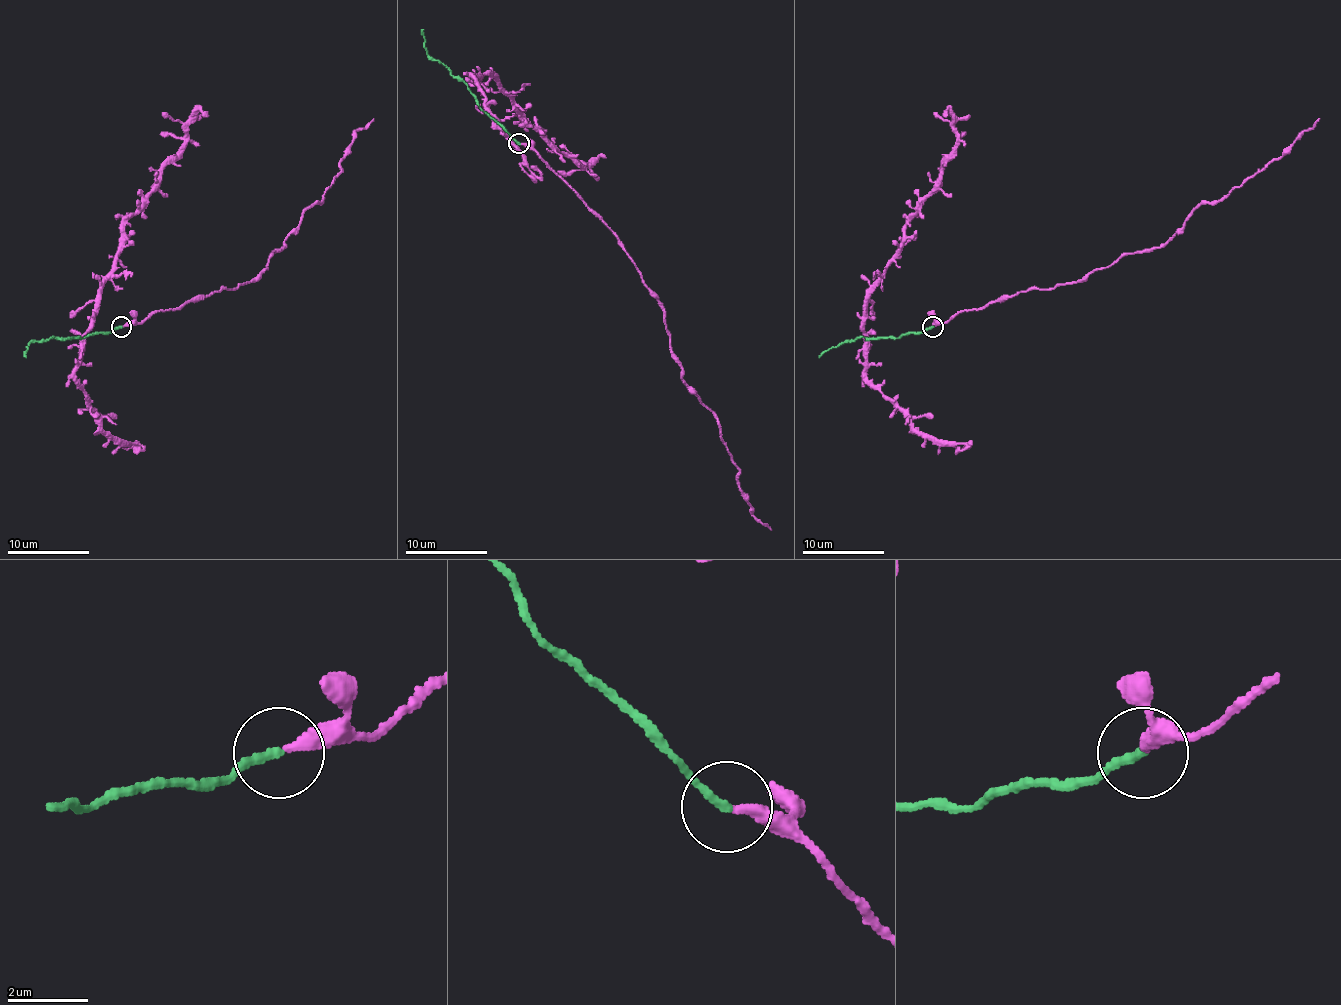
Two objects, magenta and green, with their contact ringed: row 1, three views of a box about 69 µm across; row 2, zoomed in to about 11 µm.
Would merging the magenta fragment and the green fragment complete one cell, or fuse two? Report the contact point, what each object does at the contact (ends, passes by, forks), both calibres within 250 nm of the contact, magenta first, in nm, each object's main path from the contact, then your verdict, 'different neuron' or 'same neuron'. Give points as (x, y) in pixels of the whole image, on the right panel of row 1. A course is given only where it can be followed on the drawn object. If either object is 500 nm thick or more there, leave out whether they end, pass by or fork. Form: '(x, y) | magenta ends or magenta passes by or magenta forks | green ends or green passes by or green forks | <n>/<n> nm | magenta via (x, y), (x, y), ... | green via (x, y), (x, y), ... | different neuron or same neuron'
(933, 327) | magenta ends | green ends | 320/200 nm | magenta via (932, 326), (1020, 291), (1080, 281), (1125, 254), (1164, 244), (1203, 203), (1221, 201), (1320, 119) | green via (932, 326), (924, 332), (905, 332), (897, 338), (877, 336), (846, 341), (819, 357) | same neuron

